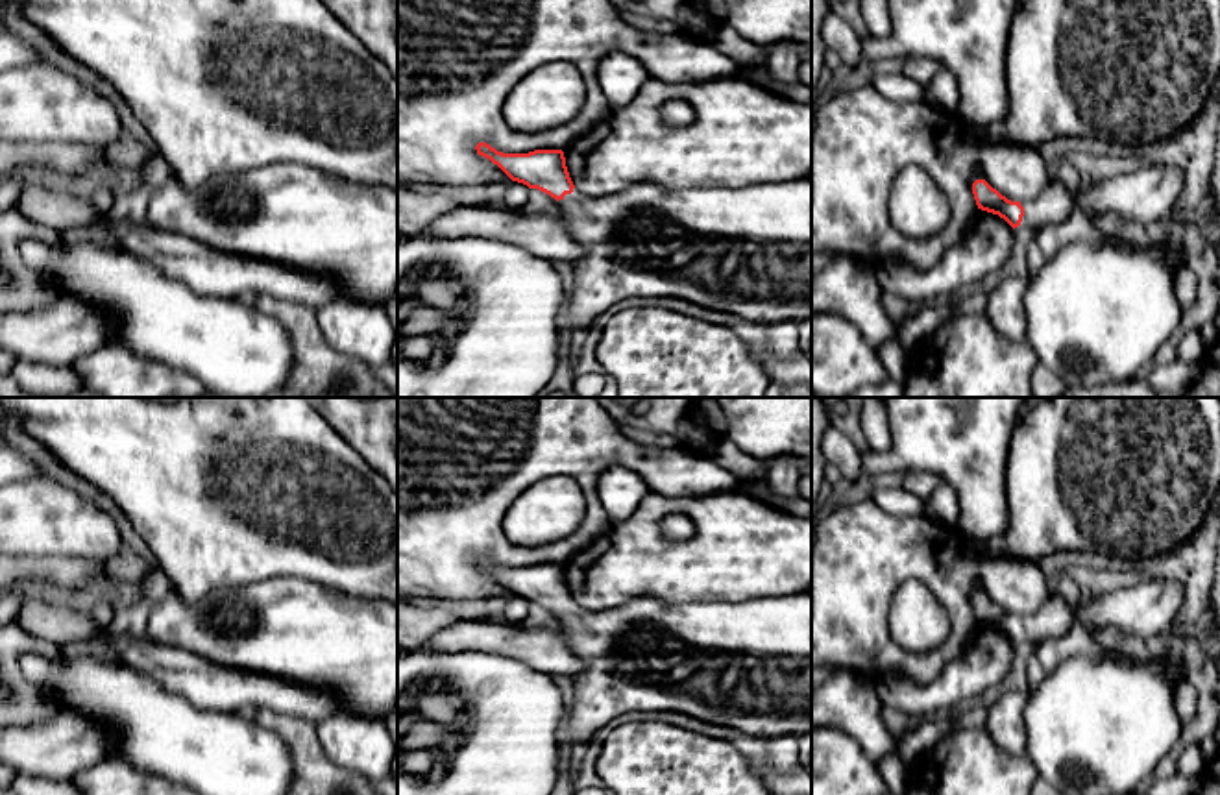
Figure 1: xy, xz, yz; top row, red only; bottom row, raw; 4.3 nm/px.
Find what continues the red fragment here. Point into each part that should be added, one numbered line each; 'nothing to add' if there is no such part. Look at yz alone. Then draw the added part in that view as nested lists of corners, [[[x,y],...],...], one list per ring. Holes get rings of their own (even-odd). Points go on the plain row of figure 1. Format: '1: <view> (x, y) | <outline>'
1: yz (1141, 614) | [[[1144,579],[1078,606],[1055,592],[1033,616],[1024,618],[1024,629],[1033,645],[1083,625],[1089,632],[1113,629],[1126,647],[1150,647],[1176,630],[1183,597],[1185,584],[1168,579]]]

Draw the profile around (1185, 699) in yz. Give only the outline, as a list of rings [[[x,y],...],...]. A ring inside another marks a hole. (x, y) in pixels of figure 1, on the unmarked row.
[[[1179,682],[1174,688],[1174,706],[1181,721],[1192,721],[1198,710],[1196,690],[1189,682]]]

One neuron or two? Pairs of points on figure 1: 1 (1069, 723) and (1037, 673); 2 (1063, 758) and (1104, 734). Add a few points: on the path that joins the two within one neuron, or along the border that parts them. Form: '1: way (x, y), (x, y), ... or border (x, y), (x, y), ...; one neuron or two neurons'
1: border (1080, 657), (1063, 660), (1032, 690); two neurons
2: way (1073, 749), (1087, 734), (1095, 734); one neuron

